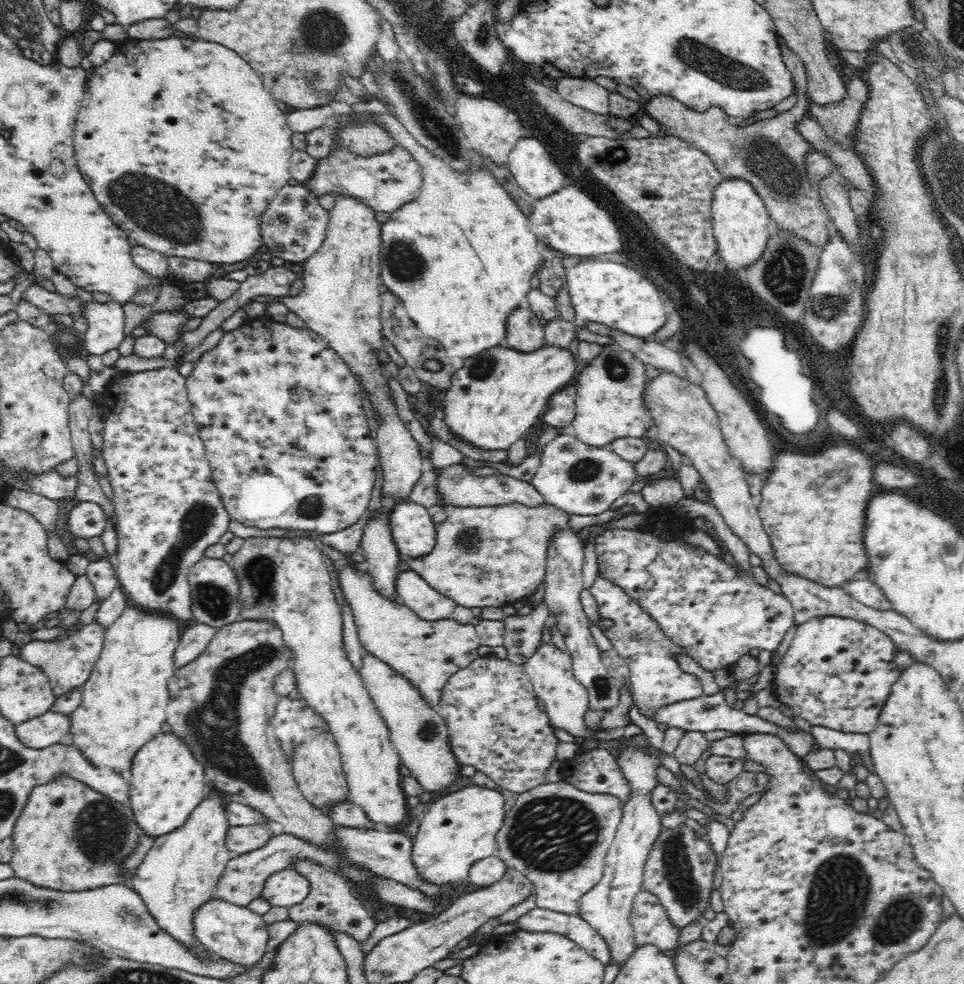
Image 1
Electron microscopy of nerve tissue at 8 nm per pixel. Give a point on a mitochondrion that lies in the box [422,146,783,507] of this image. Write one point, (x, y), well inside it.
(583, 470)

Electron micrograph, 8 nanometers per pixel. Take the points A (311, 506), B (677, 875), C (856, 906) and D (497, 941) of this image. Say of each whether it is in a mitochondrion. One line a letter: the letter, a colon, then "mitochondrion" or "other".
A: mitochondrion
B: mitochondrion
C: mitochondrion
D: other

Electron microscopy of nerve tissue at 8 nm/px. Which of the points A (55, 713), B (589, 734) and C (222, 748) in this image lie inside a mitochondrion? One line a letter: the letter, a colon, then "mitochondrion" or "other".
A: other
B: other
C: mitochondrion

